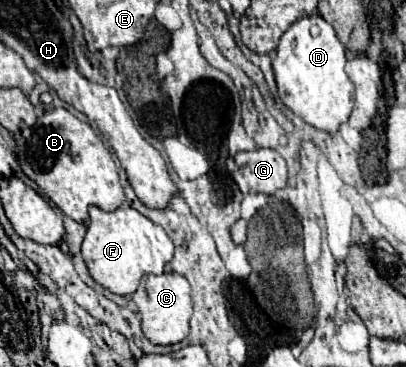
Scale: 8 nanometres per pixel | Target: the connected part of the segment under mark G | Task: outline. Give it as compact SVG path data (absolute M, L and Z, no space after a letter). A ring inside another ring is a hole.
M258 148L252 152L238 152L234 160L236 168L232 176L242 192L274 194L286 186L286 160L276 150Z

